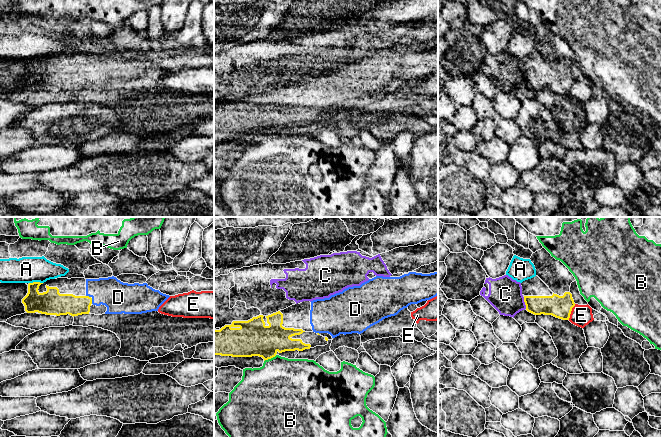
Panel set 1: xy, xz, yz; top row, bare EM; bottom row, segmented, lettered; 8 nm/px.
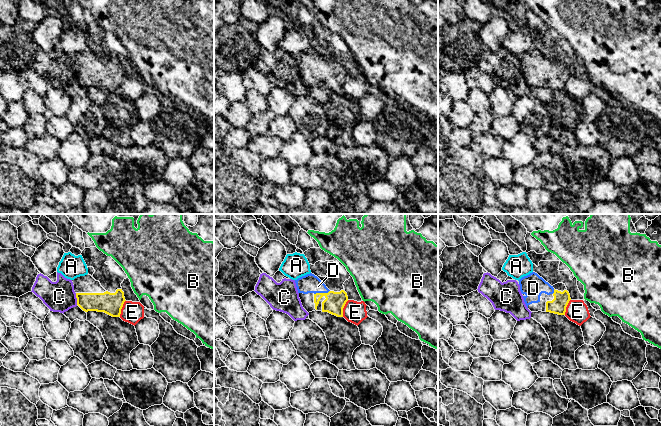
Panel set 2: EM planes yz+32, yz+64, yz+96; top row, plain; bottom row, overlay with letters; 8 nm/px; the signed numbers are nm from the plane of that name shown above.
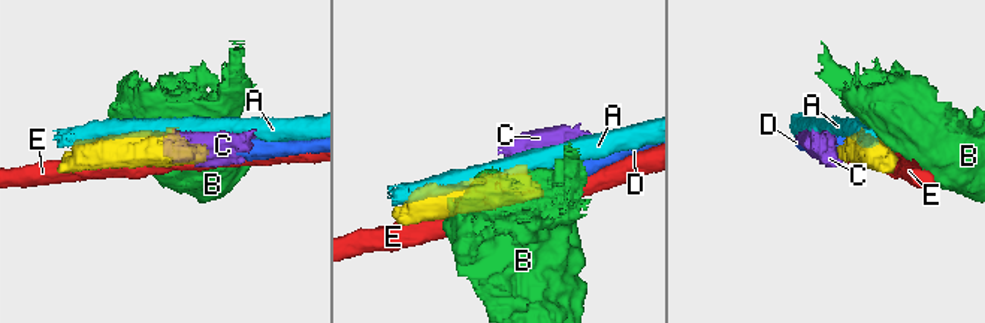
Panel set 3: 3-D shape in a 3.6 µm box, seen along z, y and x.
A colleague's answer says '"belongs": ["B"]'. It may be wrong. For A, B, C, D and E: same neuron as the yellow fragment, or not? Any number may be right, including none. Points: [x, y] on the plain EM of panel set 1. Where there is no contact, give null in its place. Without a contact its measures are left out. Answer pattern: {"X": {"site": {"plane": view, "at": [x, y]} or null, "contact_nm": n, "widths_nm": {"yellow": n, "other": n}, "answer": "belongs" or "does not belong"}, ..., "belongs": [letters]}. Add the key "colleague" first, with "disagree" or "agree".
{"colleague": "disagree", "A": {"site": {"plane": "xy", "at": [35, 58]}, "contact_nm": 110, "widths_nm": {"yellow": 200, "other": 200}, "answer": "does not belong"}, "B": {"site": {"plane": "xz", "at": [270, 134]}, "contact_nm": 120, "widths_nm": {"yellow": 280, "other": 460}, "answer": "does not belong"}, "C": {"site": {"plane": "yz", "at": [525, 79]}, "contact_nm": 100, "widths_nm": {"yellow": 170, "other": 280}, "answer": "does not belong"}, "D": {"site": {"plane": "xy", "at": [91, 74]}, "contact_nm": 90, "widths_nm": {"yellow": 180, "other": 240}, "answer": "belongs"}, "E": {"site": {"plane": "yz", "at": [570, 88]}, "contact_nm": 140, "widths_nm": {"yellow": 180, "other": 180}, "answer": "does not belong"}, "belongs": ["D"]}

